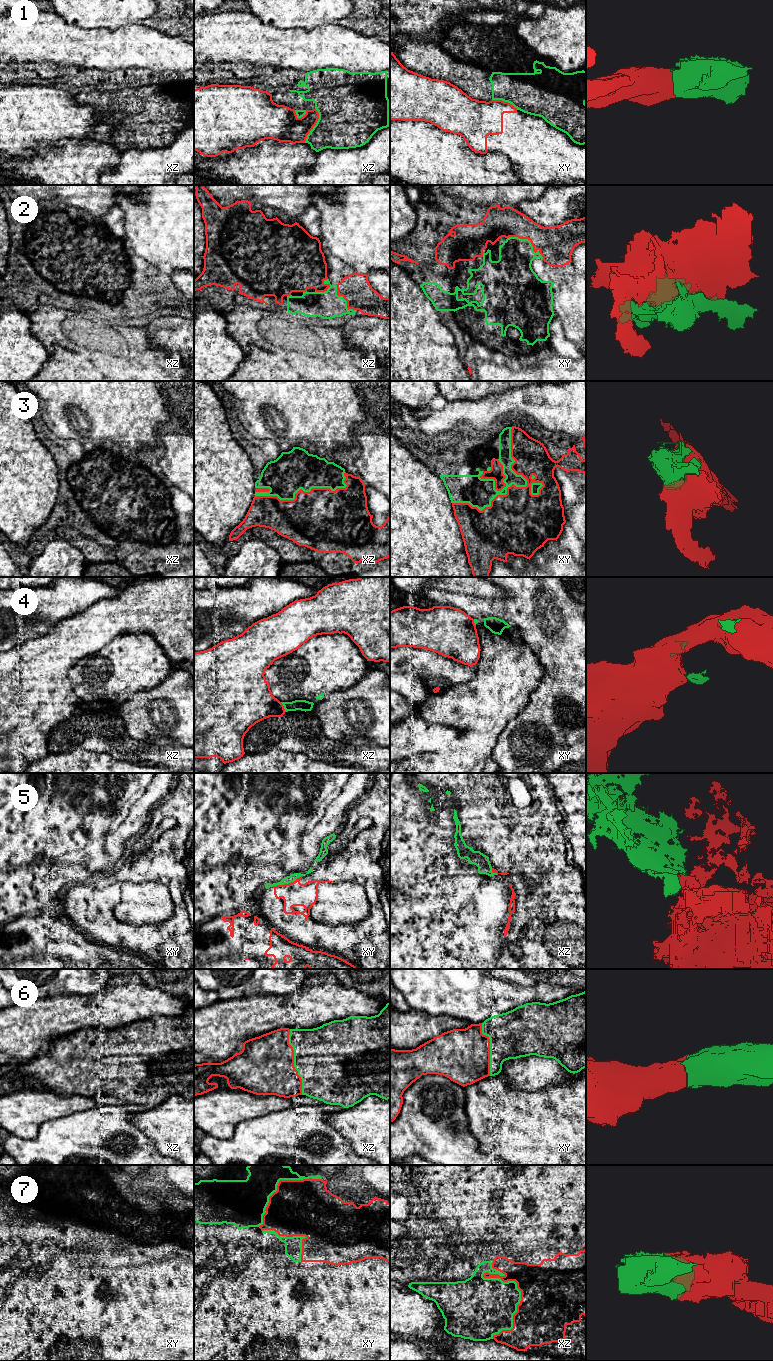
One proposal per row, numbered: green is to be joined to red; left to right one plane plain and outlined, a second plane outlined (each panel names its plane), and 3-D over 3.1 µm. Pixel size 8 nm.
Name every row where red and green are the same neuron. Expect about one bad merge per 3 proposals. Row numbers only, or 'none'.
2, 3, 6, 7

